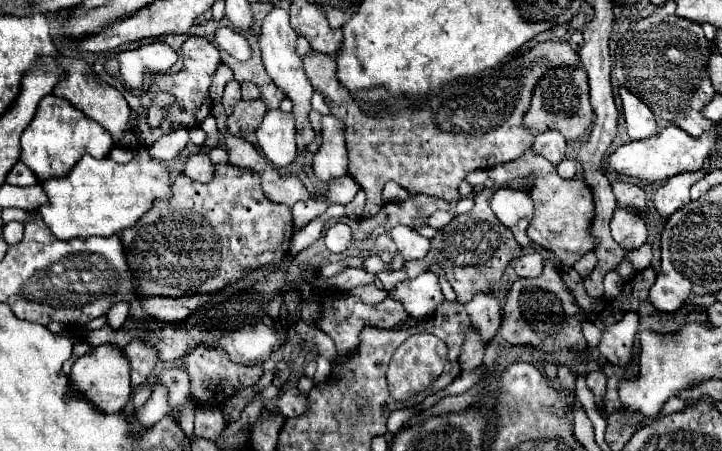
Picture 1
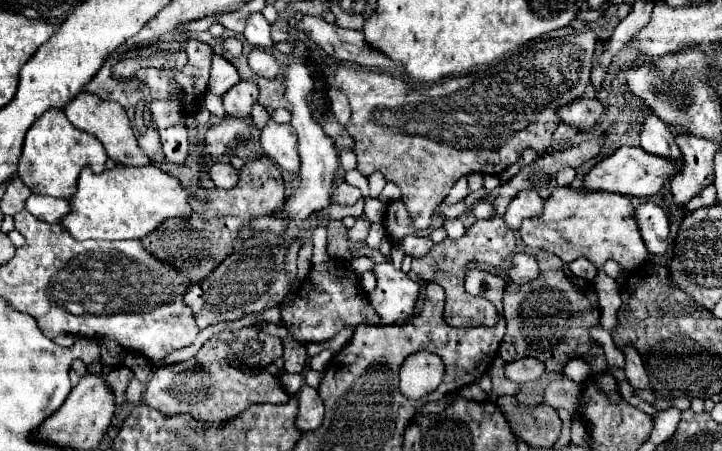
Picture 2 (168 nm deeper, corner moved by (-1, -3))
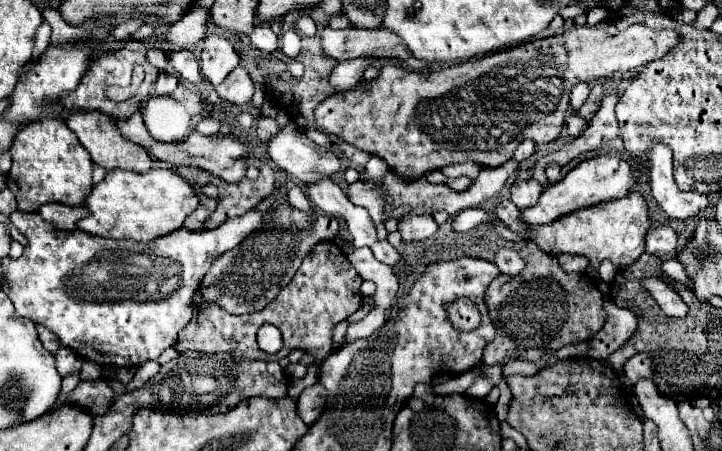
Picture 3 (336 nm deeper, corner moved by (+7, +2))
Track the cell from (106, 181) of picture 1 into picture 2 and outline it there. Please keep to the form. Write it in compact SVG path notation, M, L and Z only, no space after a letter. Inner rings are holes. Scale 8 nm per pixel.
M116 166L102 174L84 168L78 192L70 200L74 212L62 218L64 228L76 240L142 240L168 218L190 218L190 194L180 180L148 166Z

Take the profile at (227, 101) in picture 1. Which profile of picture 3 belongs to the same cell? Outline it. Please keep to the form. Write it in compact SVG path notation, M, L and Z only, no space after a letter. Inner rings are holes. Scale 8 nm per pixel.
M238 65L238 67L216 87L216 91L218 91L218 97L220 97L222 101L226 101L226 103L230 103L230 105L242 107L242 105L250 103L250 99L252 99L252 95L254 95L254 83L252 83L248 71Z

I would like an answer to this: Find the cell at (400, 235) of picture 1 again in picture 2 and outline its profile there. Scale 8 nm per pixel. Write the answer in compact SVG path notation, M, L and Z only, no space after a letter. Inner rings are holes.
M406 236L404 240L402 240L402 246L404 246L404 252L408 254L408 256L412 256L412 258L420 258L420 256L424 256L430 248L432 248L432 240L428 238L428 236Z

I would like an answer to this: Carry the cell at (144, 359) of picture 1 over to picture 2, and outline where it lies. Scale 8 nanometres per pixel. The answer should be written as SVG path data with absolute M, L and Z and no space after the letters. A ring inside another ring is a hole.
M122 366L122 368L114 368L110 374L106 374L106 384L112 388L116 406L120 406L120 404L126 400L124 392L126 392L126 386L128 386L128 376L134 378L134 374L132 374L126 366Z

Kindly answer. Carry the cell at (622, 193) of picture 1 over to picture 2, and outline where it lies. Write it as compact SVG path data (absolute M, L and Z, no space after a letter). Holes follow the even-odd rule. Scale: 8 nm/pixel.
M646 202L636 208L636 216L648 252L664 256L668 250L668 234L670 234L666 212L660 206Z

